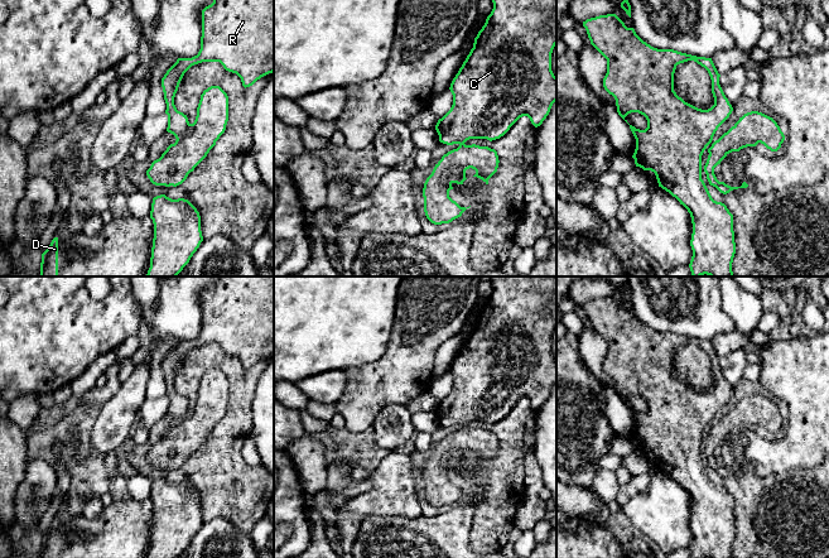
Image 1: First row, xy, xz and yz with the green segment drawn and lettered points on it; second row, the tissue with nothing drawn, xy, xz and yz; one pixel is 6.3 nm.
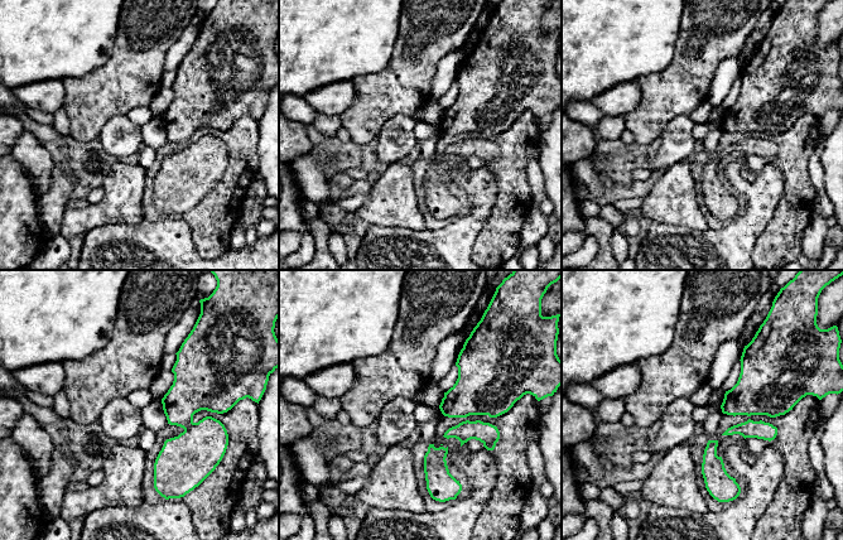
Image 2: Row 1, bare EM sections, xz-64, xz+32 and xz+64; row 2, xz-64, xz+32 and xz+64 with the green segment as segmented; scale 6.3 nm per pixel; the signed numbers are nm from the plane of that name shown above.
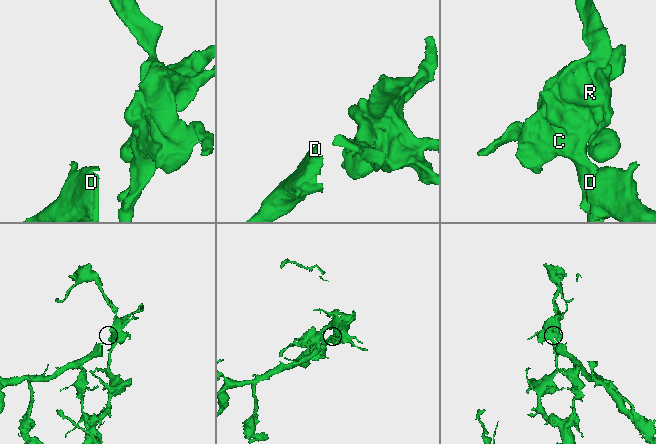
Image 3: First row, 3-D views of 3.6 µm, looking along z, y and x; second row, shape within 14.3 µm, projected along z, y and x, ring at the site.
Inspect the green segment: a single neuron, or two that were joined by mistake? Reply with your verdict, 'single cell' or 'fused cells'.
fused cells

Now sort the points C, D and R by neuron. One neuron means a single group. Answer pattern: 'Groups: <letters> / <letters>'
Groups: C R / D

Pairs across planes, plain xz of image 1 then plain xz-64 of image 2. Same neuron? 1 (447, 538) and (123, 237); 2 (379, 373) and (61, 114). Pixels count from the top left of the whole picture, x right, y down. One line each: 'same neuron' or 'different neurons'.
1: same neuron
2: different neurons

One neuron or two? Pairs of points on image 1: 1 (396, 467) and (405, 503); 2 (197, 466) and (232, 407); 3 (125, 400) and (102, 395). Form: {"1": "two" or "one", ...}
{"1": "one", "2": "one", "3": "two"}

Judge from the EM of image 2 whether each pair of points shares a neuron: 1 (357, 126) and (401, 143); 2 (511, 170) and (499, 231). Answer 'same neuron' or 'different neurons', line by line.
1: different neurons
2: same neuron

